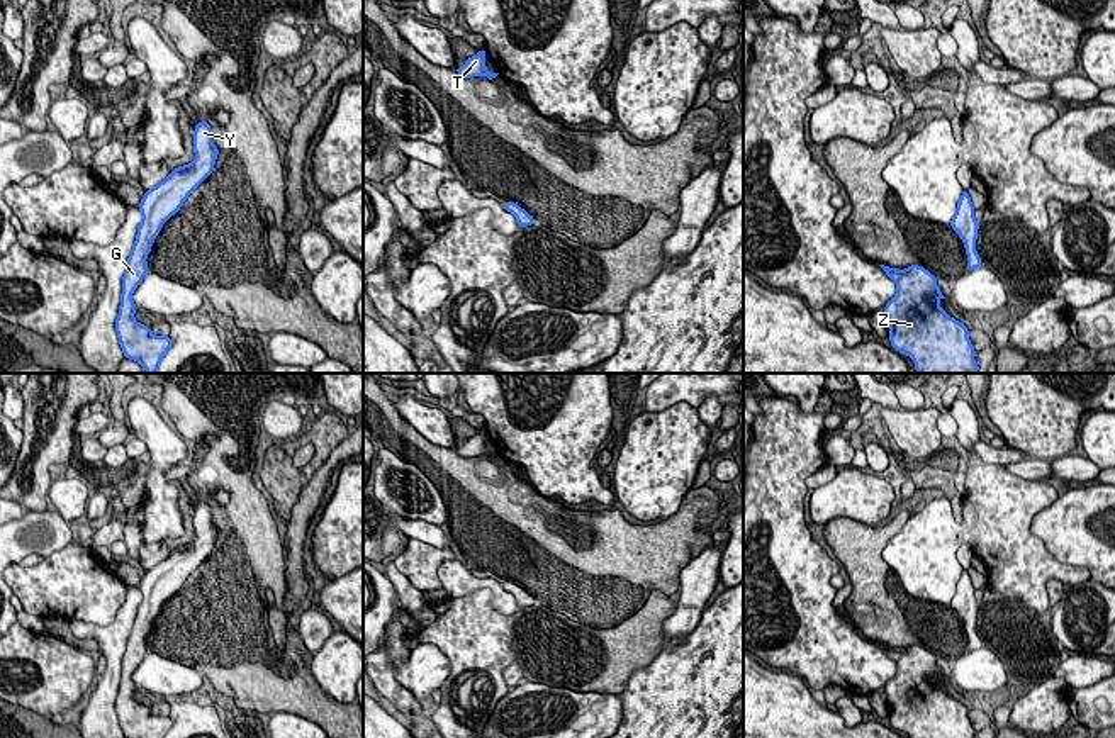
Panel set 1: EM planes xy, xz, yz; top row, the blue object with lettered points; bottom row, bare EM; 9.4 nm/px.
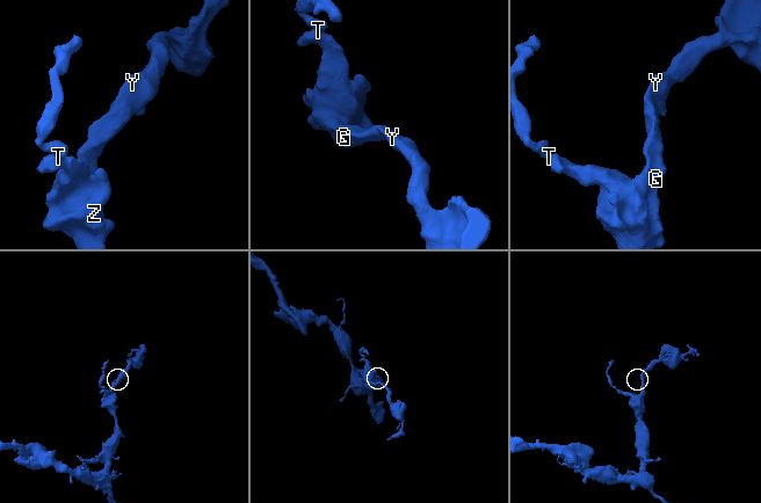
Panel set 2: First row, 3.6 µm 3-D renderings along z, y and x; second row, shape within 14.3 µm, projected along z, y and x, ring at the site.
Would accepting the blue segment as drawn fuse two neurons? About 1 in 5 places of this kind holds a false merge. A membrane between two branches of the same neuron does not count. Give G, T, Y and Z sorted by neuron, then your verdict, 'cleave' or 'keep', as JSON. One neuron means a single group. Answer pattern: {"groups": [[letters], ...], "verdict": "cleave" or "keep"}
{"groups": [["G", "T", "Y", "Z"]], "verdict": "keep"}

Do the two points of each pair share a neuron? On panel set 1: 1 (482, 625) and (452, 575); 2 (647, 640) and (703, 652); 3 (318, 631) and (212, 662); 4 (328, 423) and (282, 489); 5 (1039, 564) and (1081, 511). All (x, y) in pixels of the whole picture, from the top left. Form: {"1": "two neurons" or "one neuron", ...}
{"1": "two neurons", "2": "two neurons", "3": "two neurons", "4": "one neuron", "5": "two neurons"}

